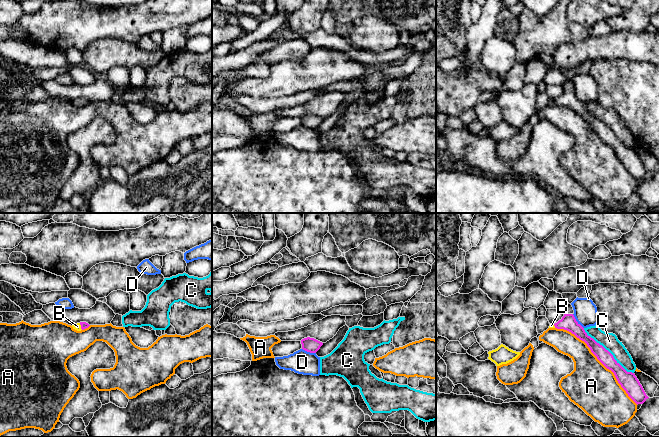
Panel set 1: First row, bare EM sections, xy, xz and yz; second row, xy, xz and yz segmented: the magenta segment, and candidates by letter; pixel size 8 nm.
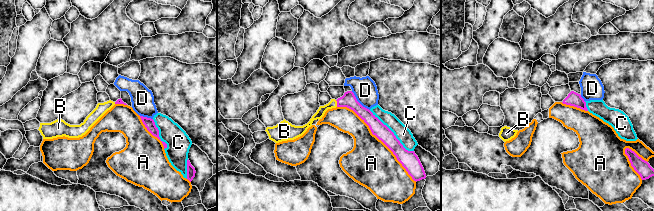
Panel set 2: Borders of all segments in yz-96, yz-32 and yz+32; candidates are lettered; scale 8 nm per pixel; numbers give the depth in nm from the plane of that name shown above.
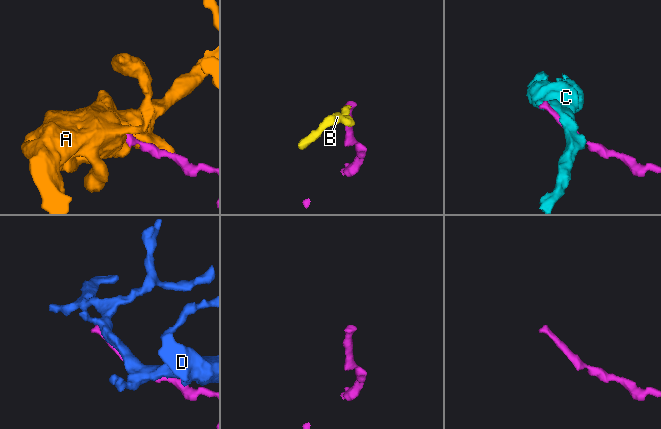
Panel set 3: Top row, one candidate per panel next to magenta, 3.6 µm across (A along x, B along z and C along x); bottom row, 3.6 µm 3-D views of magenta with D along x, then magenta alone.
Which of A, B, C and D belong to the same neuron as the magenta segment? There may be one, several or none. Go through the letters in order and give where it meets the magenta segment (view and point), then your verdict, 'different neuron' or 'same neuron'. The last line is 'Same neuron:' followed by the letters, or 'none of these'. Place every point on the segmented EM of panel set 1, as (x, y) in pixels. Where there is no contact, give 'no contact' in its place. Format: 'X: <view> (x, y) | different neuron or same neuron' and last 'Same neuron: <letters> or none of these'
A: yz (598, 359) | different neuron
B: xy (81, 326) | same neuron
C: yz (608, 351) | different neuron
D: yz (576, 321) | different neuron
Same neuron: B

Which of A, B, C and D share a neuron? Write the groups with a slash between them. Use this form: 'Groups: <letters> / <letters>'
Groups: A / B / C / D

